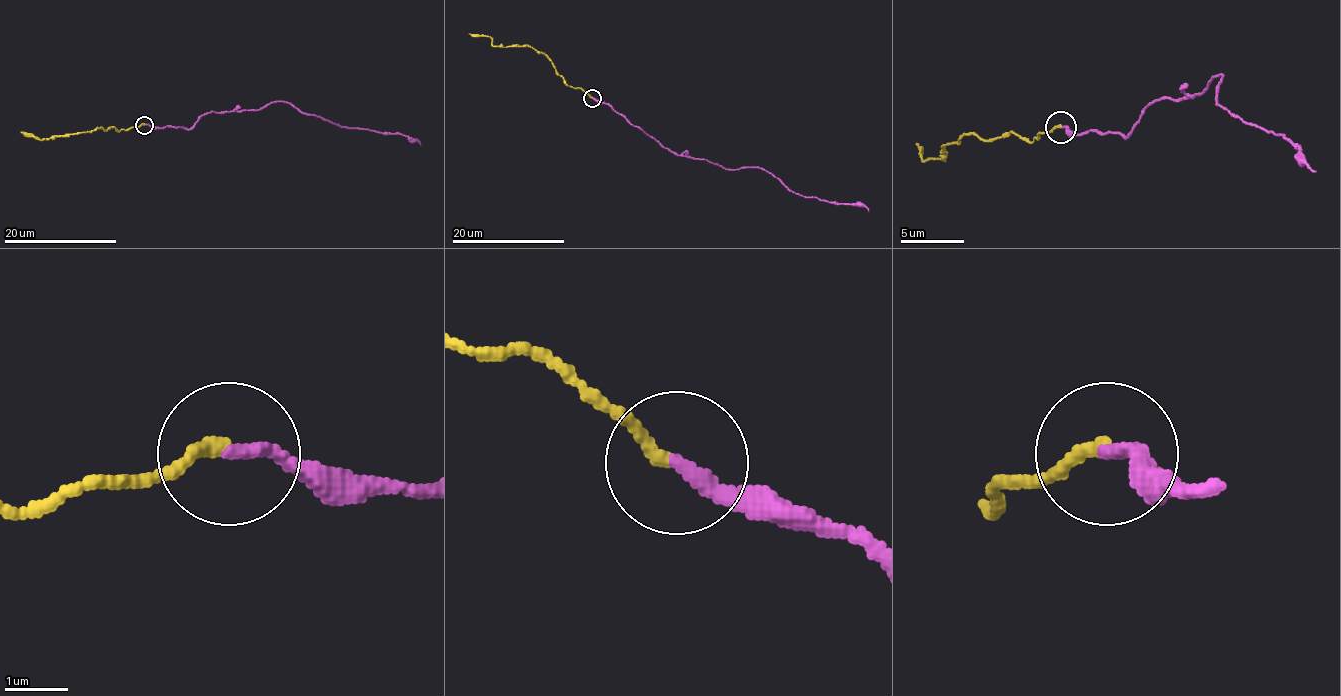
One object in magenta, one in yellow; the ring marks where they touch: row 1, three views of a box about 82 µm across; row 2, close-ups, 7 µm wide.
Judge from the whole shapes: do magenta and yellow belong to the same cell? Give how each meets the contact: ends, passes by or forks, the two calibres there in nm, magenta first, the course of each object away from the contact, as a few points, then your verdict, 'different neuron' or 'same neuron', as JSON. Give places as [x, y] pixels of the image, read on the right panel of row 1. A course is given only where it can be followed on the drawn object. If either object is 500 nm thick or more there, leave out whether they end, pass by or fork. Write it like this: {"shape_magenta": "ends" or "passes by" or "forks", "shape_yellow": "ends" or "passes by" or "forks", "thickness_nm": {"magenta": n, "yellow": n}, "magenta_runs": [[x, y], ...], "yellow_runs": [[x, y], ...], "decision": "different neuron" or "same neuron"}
{"shape_magenta": "ends", "shape_yellow": "ends", "thickness_nm": {"magenta": 240, "yellow": 240}, "magenta_runs": [[1060, 126], [1126, 136], [1161, 98], [1199, 95], [1221, 76], [1218, 104], [1284, 136], [1316, 171]], "yellow_runs": [[1060, 126], [1031, 142], [1012, 133], [1000, 139], [974, 136], [946, 145], [943, 158], [924, 161], [917, 142]], "decision": "different neuron"}

